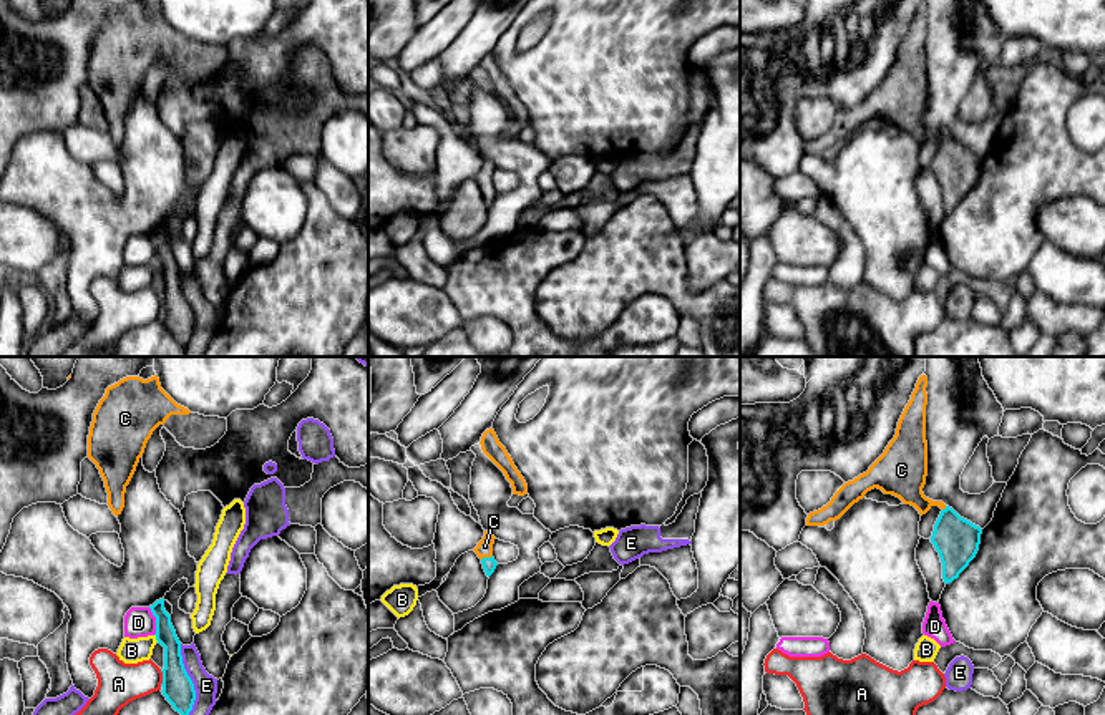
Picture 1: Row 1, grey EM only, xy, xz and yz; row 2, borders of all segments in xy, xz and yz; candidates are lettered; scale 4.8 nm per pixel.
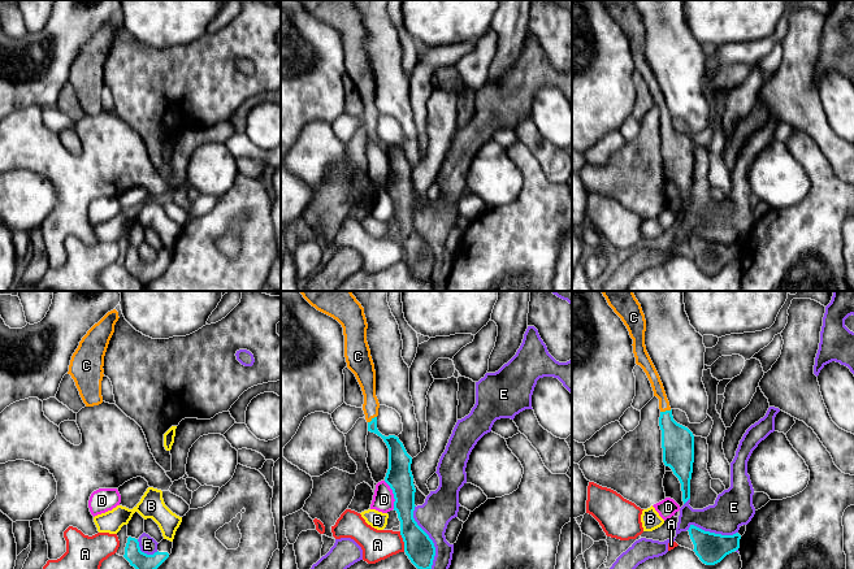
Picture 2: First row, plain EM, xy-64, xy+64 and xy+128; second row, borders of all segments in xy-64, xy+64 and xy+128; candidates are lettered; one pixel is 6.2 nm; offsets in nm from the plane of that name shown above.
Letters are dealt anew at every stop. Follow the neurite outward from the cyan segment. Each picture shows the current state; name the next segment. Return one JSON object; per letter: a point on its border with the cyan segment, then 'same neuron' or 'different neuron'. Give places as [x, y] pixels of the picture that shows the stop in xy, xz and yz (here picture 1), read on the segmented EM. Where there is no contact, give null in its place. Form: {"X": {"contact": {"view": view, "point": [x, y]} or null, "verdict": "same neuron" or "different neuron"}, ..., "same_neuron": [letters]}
{"A": {"contact": {"view": "xy", "point": [163, 679]}, "verdict": "different neuron"}, "B": {"contact": {"view": "xy", "point": [156, 637]}, "verdict": "different neuron"}, "C": {"contact": {"view": "xz", "point": [486, 558]}, "verdict": "same neuron"}, "D": {"contact": {"view": "xy", "point": [156, 621]}, "verdict": "different neuron"}, "E": {"contact": {"view": "xy", "point": [189, 679]}, "verdict": "different neuron"}, "same_neuron": ["C"]}

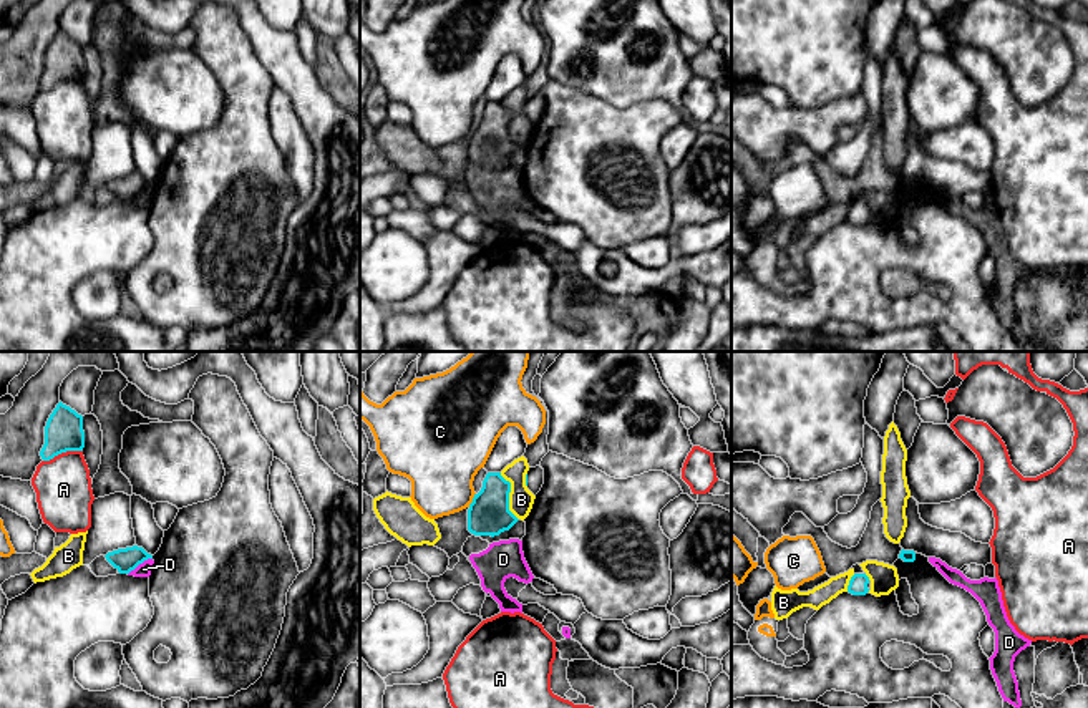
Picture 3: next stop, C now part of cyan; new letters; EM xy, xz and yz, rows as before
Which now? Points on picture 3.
{"A": {"contact": {"view": "xy", "point": [62, 451]}, "verdict": "different neuron"}, "B": {"contact": {"view": "xz", "point": [508, 496]}, "verdict": "different neuron"}, "C": {"contact": {"view": "xz", "point": [473, 499]}, "verdict": "different neuron"}, "D": {"contact": {"view": "xy", "point": [140, 562]}, "verdict": "different neuron"}, "same_neuron": []}

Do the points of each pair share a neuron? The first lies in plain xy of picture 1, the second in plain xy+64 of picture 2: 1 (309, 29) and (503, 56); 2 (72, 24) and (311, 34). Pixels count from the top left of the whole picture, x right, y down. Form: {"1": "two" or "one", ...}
{"1": "two", "2": "one"}

